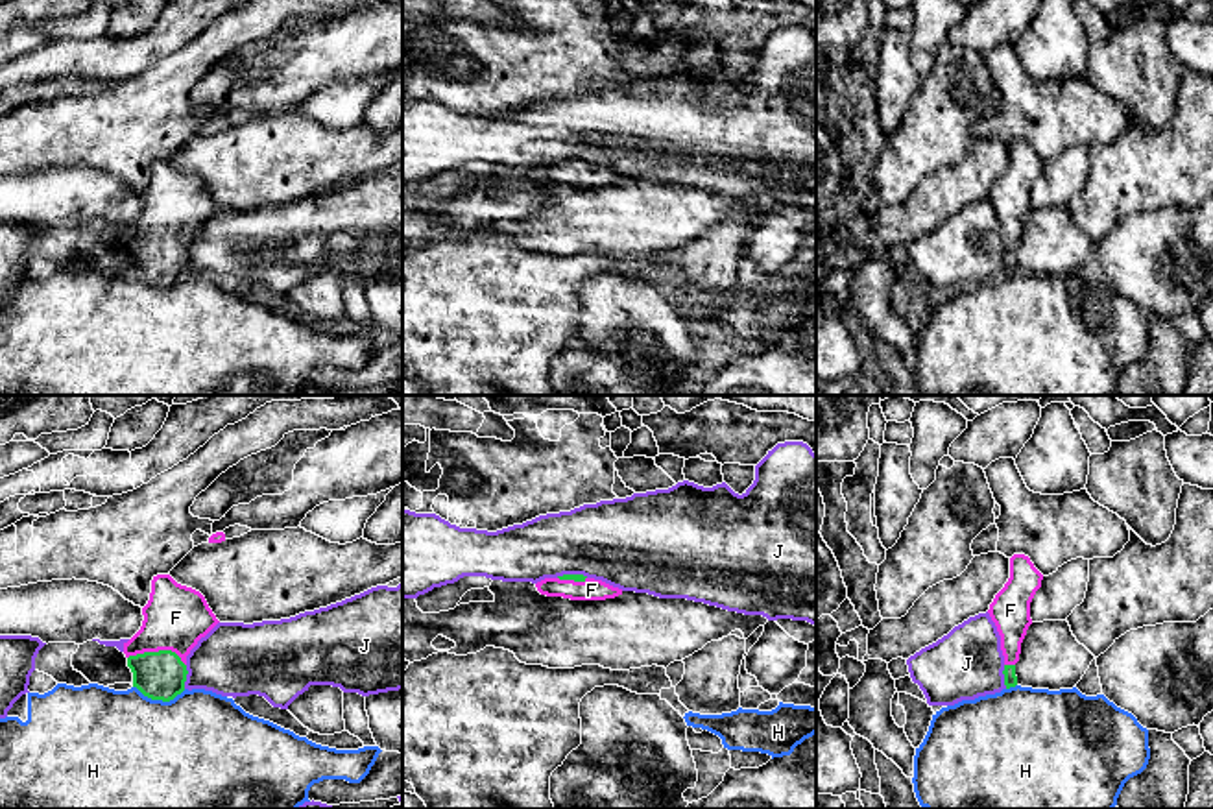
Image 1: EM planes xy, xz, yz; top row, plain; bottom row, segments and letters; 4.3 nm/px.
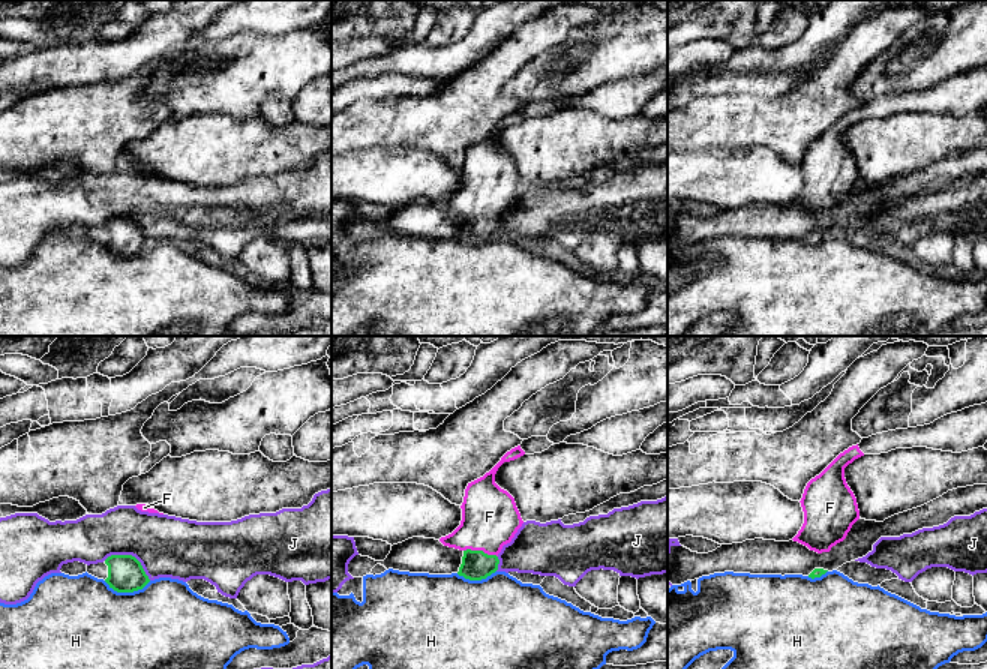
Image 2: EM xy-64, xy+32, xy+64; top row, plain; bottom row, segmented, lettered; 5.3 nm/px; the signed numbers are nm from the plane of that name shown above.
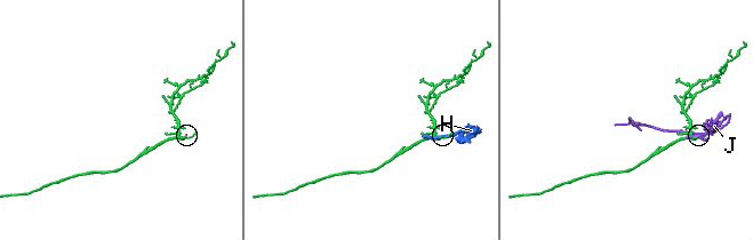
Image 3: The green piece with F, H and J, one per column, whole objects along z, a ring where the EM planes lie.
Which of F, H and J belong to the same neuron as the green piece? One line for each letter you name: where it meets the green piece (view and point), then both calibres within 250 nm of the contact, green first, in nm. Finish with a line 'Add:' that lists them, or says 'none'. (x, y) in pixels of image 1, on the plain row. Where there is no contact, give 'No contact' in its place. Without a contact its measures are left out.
F: Touches green at xy (159, 237). Thickness 220 nm (green) against 280 nm
Add: F

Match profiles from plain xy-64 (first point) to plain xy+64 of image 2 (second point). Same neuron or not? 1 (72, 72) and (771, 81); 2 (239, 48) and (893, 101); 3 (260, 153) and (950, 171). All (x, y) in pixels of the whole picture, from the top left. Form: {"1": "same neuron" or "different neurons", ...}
{"1": "different neurons", "2": "different neurons", "3": "different neurons"}

